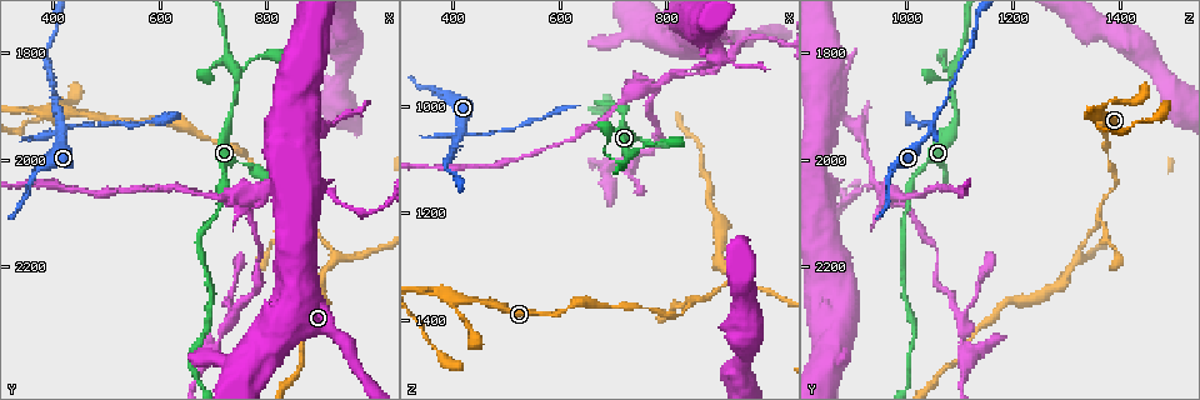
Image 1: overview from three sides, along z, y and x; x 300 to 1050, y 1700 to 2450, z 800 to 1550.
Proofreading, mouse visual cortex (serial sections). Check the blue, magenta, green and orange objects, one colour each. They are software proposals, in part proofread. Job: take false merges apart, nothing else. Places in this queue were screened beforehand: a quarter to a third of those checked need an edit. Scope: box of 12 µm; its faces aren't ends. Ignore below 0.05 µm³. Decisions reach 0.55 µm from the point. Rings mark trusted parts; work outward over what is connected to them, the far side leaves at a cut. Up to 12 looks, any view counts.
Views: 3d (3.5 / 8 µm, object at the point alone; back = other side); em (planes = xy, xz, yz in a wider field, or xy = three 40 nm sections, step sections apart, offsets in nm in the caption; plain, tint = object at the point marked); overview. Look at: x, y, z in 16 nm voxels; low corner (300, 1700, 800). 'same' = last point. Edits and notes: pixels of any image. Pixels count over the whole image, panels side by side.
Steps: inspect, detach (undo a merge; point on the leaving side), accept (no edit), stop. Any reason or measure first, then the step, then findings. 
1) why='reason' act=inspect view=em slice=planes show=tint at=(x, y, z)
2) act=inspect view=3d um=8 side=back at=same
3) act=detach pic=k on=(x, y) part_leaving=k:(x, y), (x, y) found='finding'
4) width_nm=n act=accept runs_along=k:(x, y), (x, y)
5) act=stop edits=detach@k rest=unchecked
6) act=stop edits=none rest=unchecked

why='three arms meet' act=inspect view=3d um=3.5 side=back at=(415, 1910, 1360)

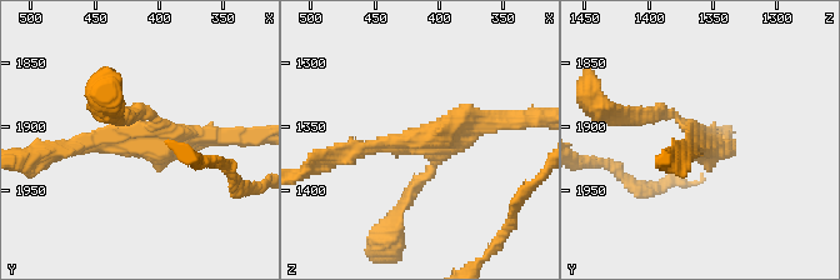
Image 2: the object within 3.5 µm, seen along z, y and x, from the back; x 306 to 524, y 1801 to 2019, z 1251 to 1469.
arms=3 arm_widths_nm=150,200,200 why='need the tissue' act=inspect view=em slice=xy step=3 show=tint at=(420, 1910, 1360)

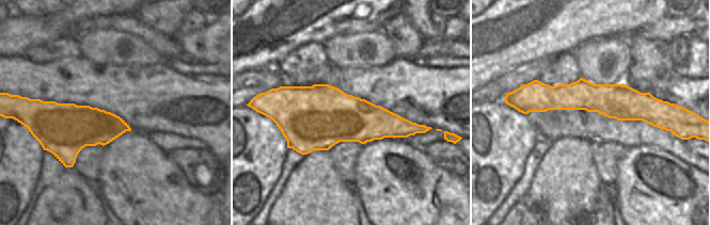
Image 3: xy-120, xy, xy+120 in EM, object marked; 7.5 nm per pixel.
act=accept runs_along=3:(522, 103), (604, 98), (660, 115) found='all the same cell'

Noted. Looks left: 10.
why='a fork' act=inspect view=3d um=8 at=(415, 1945, 1055)

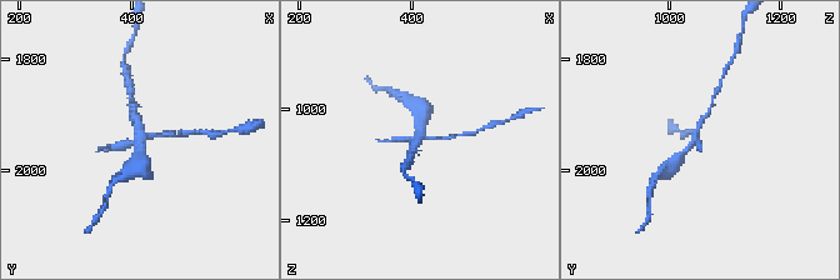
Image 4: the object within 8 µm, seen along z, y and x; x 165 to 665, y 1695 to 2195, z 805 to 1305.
act=inspect view=3d um=3.5 at=(420, 1940, 1055)

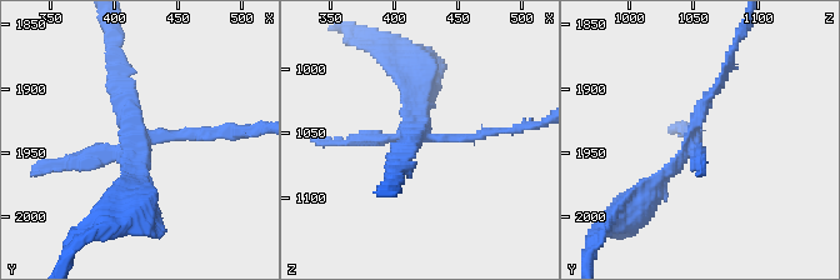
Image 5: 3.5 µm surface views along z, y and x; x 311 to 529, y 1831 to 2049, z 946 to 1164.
act=inspect view=em slice=xy step=3 show=tint at=(418, 1942, 1048)

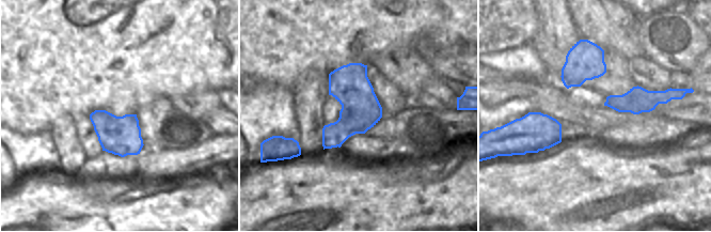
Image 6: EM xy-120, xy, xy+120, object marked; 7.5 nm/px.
act=detach pic=5 on=(363, 136) part_leaving=5:(429, 138), (475, 138), (540, 121) found='a second cell is stuck on'

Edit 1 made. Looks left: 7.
act=inspect view=overview

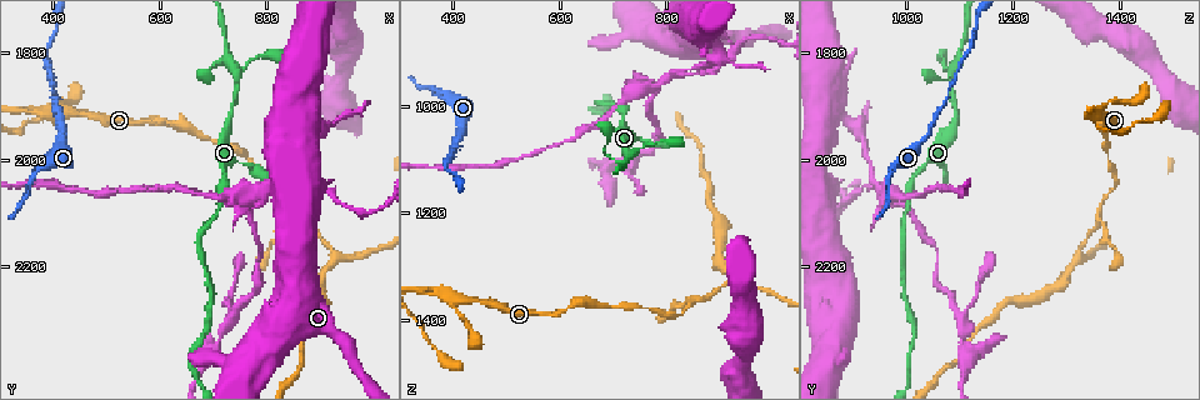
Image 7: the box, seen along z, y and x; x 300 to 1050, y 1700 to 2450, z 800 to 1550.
why='arms part here' act=inspect view=3d um=3.5 at=(745, 1850, 1090)

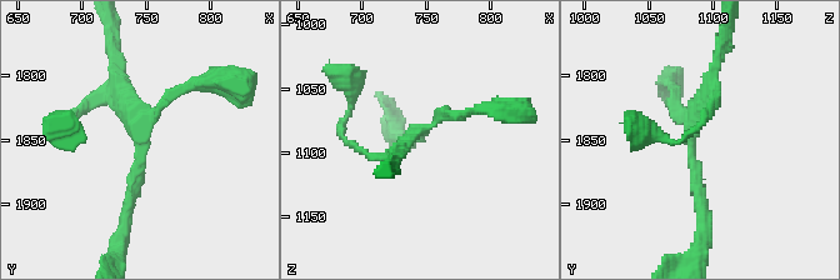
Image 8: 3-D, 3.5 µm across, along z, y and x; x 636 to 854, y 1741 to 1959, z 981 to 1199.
arms=3 arm_widths_nm=150,150,150 act=inspect view=em slice=xy step=3 show=tint at=(746, 1846, 1084)

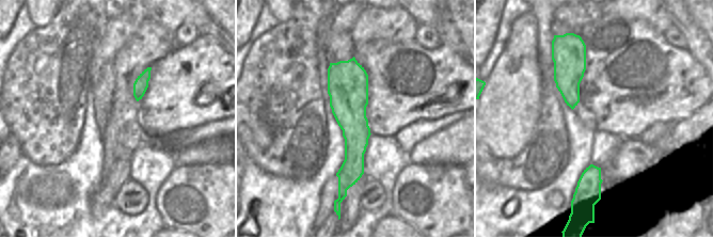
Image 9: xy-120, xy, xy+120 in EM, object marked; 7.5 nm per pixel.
width_nm=300 act=accept runs_along=8:(704, 214), (691, 123), (714, 103) found='continuous, no second cell'

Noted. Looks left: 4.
why='three arms meet' act=inspect view=3d um=3.5 at=(855, 2095, 1365)

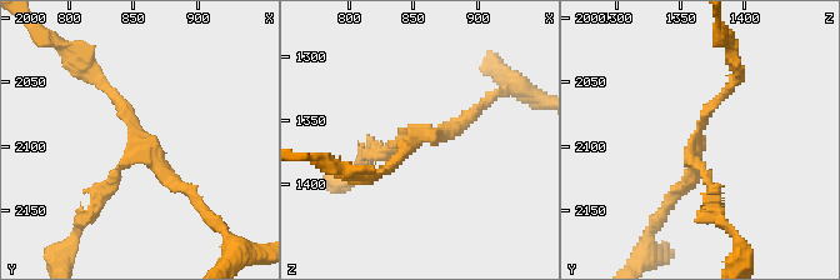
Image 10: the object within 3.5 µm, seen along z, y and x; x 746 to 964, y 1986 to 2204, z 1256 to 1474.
act=inspect view=em slice=planes show=tint at=(858, 2096, 1364)

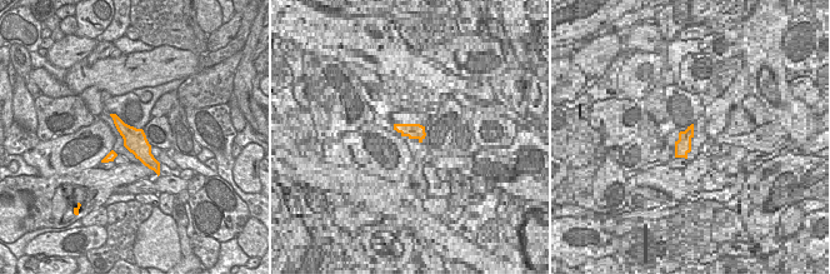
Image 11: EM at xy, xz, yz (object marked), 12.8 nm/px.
act=accept found='one cell here'

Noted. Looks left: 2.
why='a fork' act=inspect view=3d um=3.5 side=back at=(920, 2180, 1325)

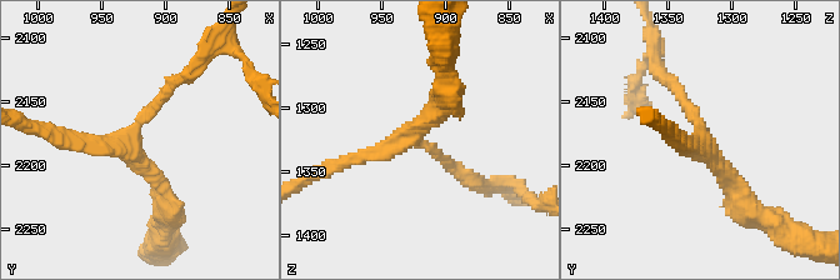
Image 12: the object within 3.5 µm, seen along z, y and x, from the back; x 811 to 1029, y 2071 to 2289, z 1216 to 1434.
why='now the EM' act=inspect view=em slice=xy step=3 show=tint at=(928, 2180, 1324)

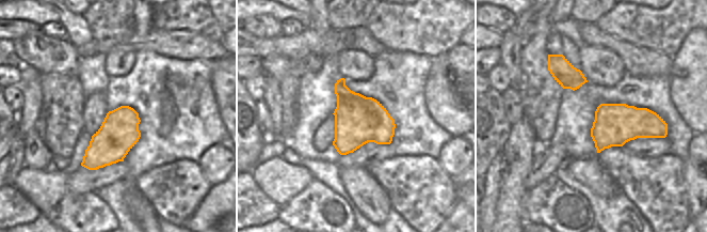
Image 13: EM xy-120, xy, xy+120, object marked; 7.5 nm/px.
act=accept runs_along=12:(666, 80), (746, 203) found='all the same cell'

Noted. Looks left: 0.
act=stop edits=detach@5 rest=unchecked

